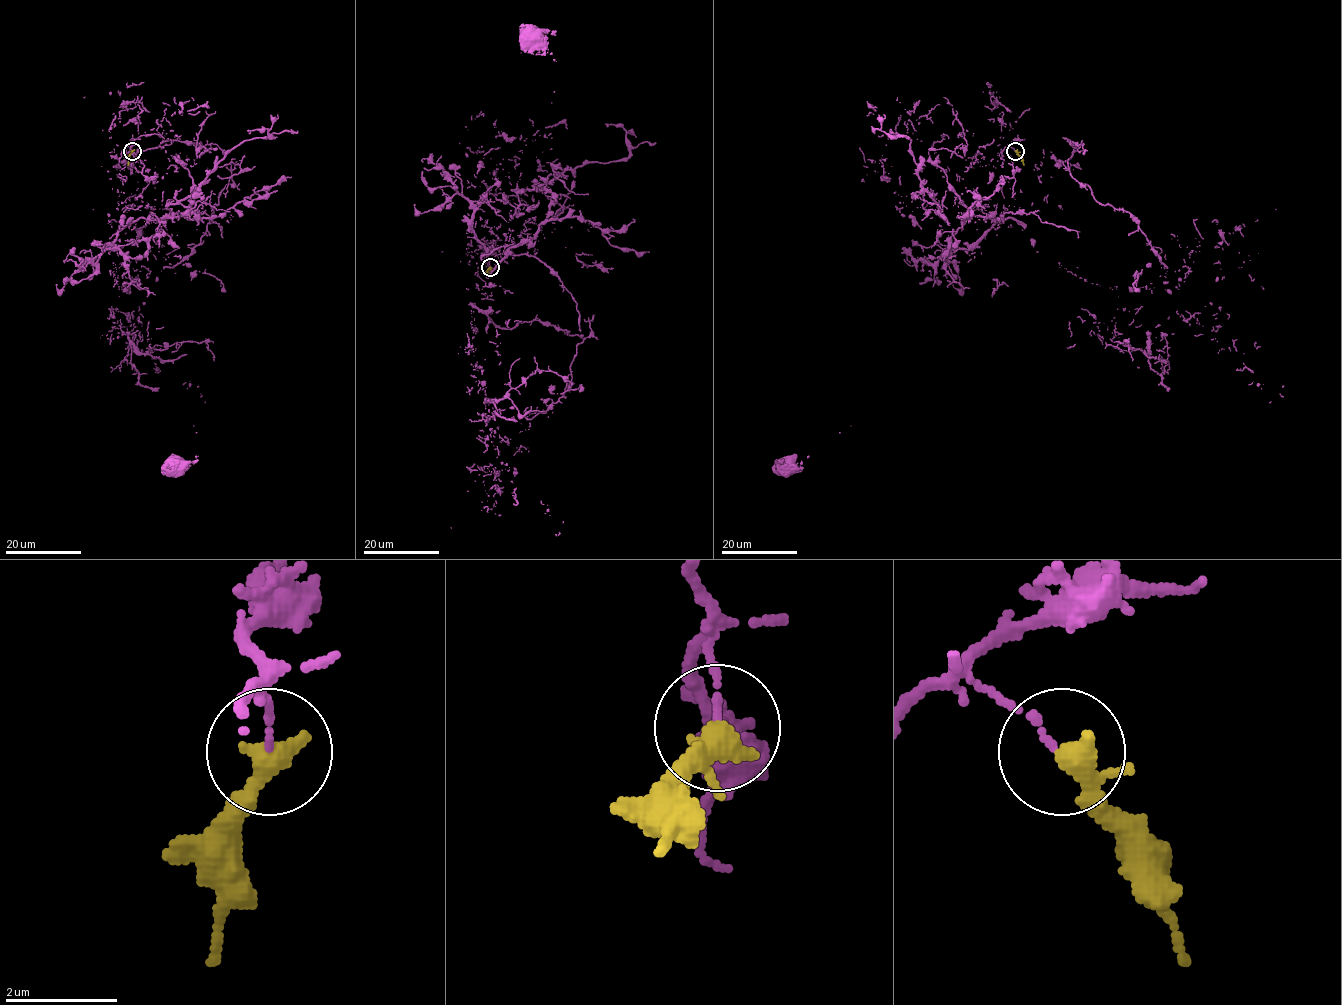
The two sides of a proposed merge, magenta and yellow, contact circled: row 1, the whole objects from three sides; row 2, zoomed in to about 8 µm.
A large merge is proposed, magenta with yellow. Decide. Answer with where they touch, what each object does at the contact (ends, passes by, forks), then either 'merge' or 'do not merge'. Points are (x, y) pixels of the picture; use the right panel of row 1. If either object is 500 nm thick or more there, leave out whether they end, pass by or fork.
at (1015, 151); magenta ends there; yellow passes by; do not merge

